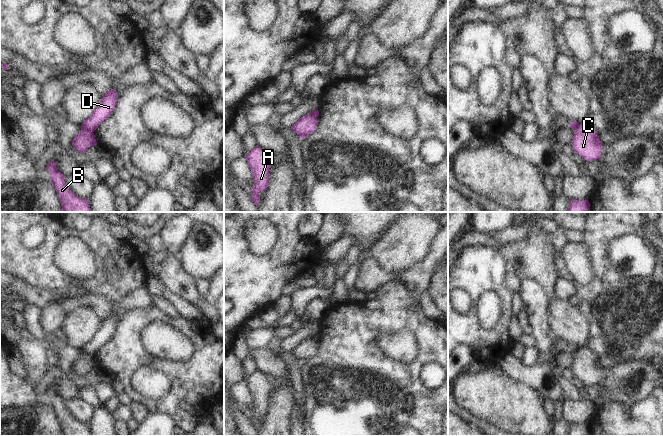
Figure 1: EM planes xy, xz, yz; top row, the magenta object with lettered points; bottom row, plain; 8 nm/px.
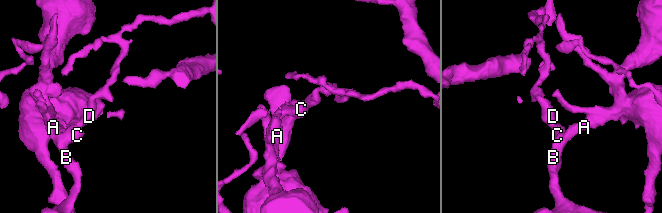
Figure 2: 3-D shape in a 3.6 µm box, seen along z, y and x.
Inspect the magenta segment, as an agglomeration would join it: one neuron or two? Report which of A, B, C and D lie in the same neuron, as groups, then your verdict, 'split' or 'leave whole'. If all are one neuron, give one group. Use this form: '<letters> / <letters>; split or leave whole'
A B C / D; split

